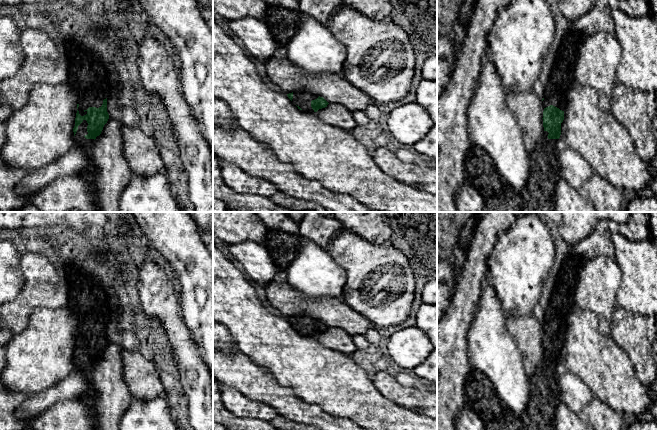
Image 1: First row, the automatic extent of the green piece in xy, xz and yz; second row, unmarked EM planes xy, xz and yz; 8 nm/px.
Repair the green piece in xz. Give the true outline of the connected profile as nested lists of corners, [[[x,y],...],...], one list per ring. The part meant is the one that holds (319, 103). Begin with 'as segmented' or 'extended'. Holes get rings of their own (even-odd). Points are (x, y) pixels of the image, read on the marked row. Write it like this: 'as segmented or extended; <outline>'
extended; [[[294,91],[287,96],[298,109],[306,112],[317,112],[329,104],[323,97],[307,91]]]

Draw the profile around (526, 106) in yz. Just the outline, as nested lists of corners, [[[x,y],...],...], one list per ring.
[[[531,90],[510,91],[506,93],[506,100],[522,130],[524,146],[530,153],[544,133],[542,99]]]

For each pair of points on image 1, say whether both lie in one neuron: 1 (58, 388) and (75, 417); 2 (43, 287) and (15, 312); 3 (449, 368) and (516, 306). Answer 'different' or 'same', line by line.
1: different
2: same
3: different

